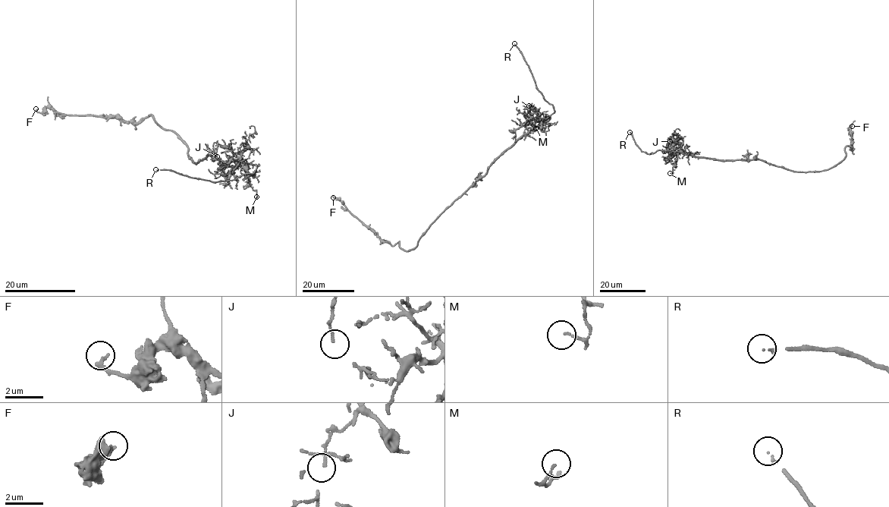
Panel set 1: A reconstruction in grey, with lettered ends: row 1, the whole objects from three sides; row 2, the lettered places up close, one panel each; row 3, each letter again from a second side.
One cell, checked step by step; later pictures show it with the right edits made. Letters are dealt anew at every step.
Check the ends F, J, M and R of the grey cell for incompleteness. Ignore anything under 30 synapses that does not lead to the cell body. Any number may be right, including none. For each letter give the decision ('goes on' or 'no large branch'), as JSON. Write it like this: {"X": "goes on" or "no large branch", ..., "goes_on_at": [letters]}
{"F": "no large branch", "J": "no large branch", "M": "no large branch", "R": "goes on", "goes_on_at": ["R"]}

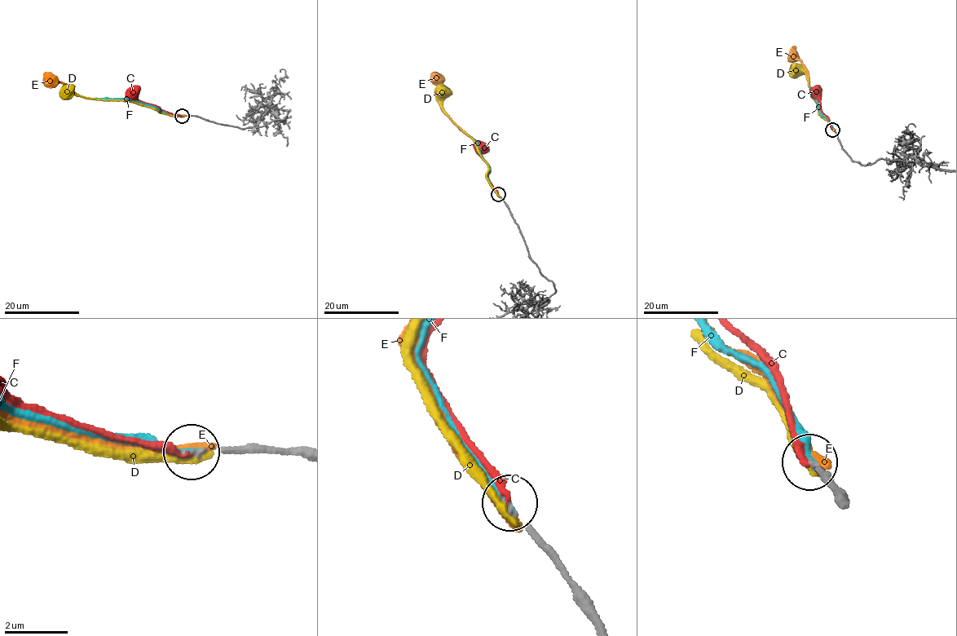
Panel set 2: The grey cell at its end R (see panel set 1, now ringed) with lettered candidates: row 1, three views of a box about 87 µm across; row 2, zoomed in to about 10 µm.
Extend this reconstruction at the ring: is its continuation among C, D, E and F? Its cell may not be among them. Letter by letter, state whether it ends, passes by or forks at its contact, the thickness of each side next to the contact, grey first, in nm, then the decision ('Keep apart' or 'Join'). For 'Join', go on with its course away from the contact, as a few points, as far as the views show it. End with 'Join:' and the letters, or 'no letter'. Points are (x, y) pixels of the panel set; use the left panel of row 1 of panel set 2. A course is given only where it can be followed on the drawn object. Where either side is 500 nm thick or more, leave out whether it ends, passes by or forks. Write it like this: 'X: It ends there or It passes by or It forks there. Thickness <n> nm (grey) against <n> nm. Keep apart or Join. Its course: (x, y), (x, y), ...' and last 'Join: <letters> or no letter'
C: It ends there. Thickness 80 nm (grey) against 220 nm. Keep apart
D: It ends there. Thickness 140 nm (grey) against 320 nm. Keep apart
E: It ends there. Thickness 140 nm (grey) against 360 nm. Keep apart
F: It ends there. Thickness 140 nm (grey) against 170 nm. Join. Its course: (183, 115), (163, 112), (132, 99), (94, 98)
Join: F

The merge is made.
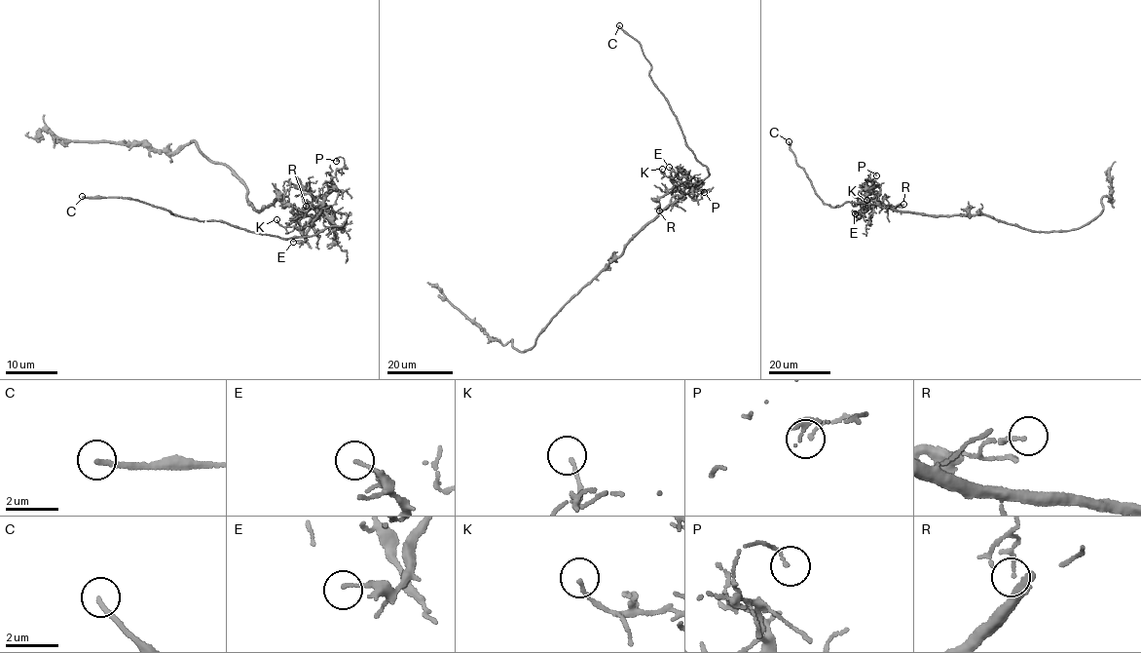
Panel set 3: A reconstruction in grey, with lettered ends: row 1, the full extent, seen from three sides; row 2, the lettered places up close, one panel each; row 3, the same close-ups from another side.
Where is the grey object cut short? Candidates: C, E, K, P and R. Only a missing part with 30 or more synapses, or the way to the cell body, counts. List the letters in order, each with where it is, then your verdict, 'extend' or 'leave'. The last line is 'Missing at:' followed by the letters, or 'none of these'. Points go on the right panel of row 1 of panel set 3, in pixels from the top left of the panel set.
C: (789, 141) | extend
E: (855, 213) | leave
K: (866, 200) | leave
P: (876, 175) | leave
R: (903, 204) | leave
Missing at: C

